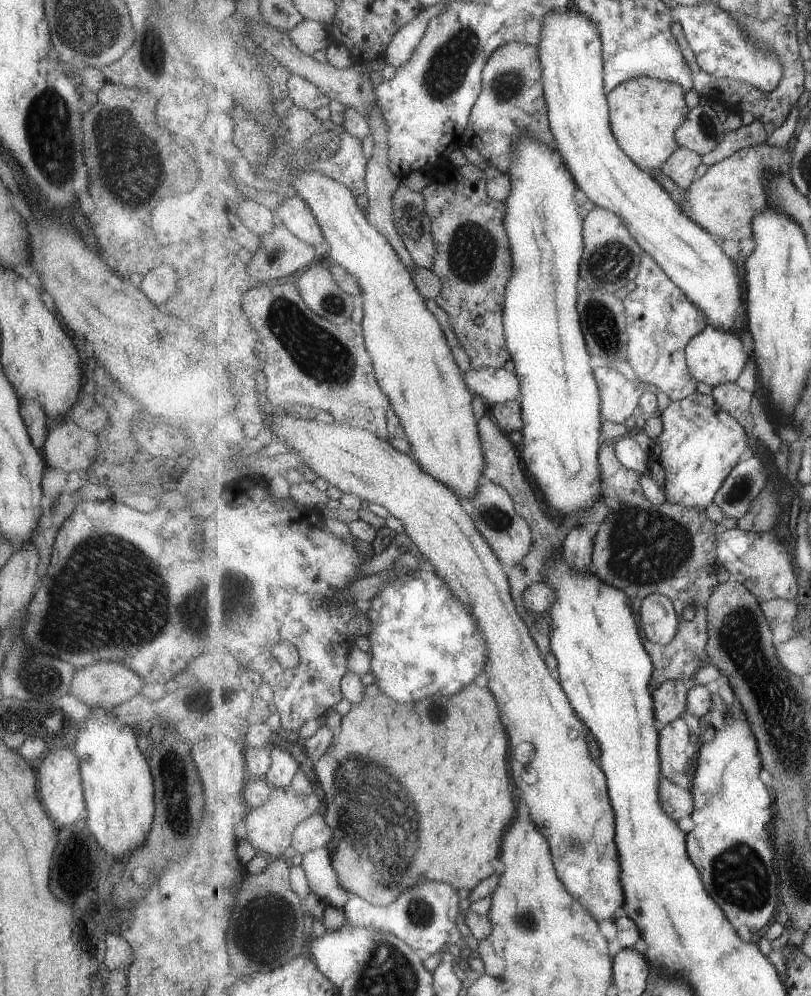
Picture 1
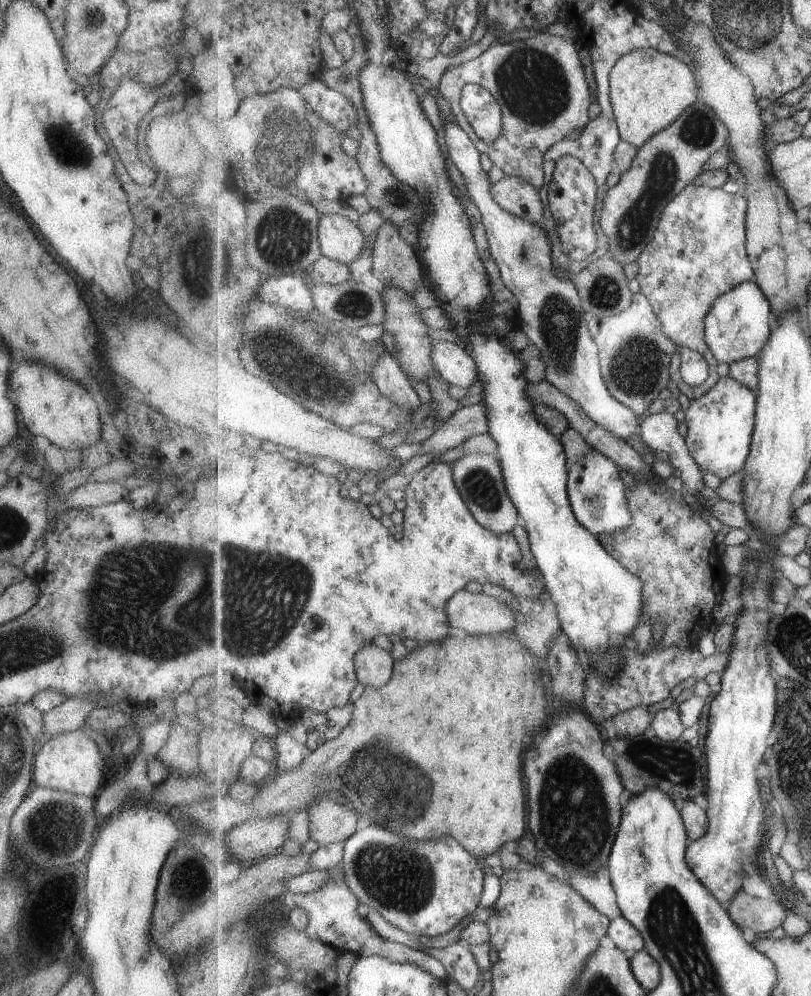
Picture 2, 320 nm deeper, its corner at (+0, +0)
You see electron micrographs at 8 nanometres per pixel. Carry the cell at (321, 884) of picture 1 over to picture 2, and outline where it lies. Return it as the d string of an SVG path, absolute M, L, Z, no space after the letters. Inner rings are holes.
M340 863L331 869L332 880L318 891L305 895L299 893L297 904L303 907L310 916L310 923L304 930L309 938L335 947L339 952L352 953L355 958L379 955L394 963L415 963L427 969L437 978L449 980L445 965L427 952L421 952L402 943L391 942L383 939L373 928L366 918L361 918L357 912L360 900L350 890L344 879L344 869Z

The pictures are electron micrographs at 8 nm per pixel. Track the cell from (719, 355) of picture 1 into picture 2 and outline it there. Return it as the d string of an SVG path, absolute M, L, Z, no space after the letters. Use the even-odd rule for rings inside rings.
M745 281L722 294L706 318L706 341L721 362L759 355L769 342L774 329L774 312L764 290L756 281Z

